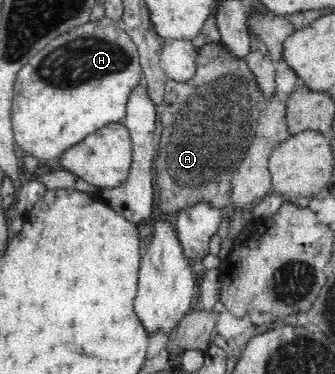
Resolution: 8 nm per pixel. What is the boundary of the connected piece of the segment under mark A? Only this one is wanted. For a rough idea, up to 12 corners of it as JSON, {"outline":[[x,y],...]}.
{"outline":[[201,47],[166,81],[155,219],[223,208],[267,98]]}

